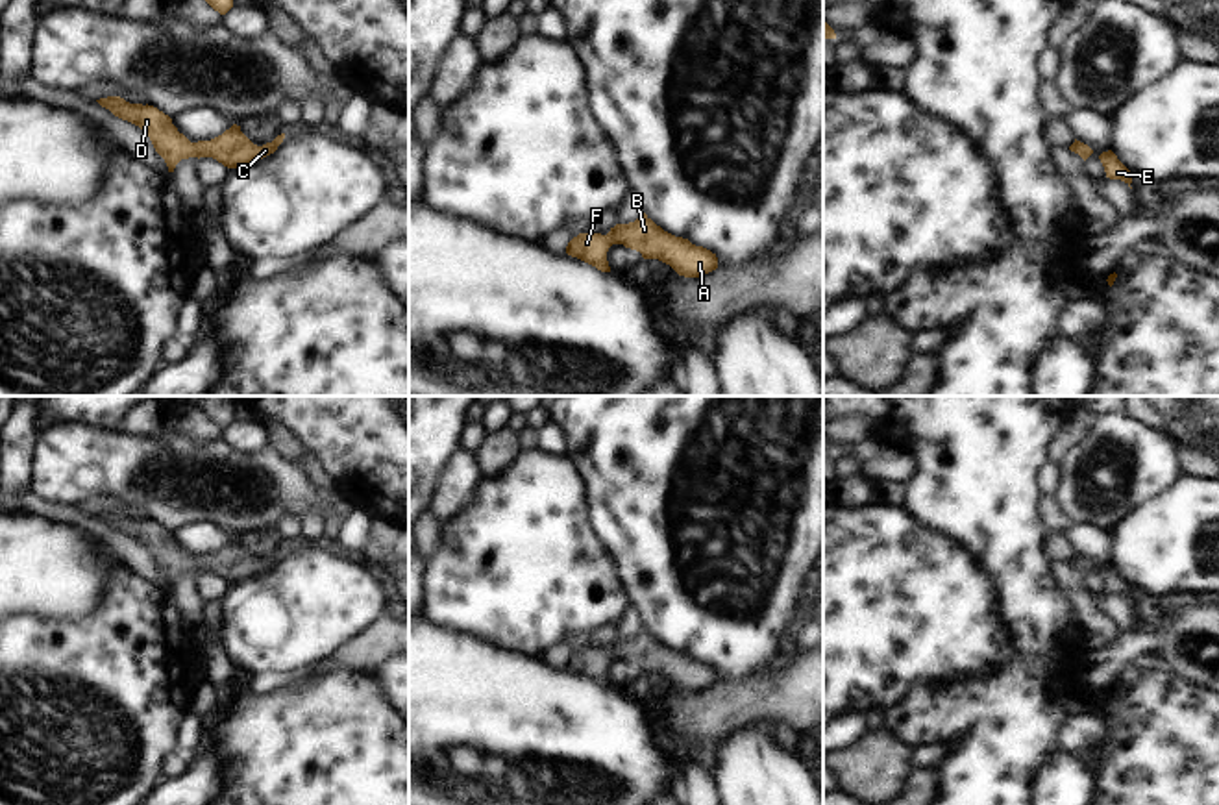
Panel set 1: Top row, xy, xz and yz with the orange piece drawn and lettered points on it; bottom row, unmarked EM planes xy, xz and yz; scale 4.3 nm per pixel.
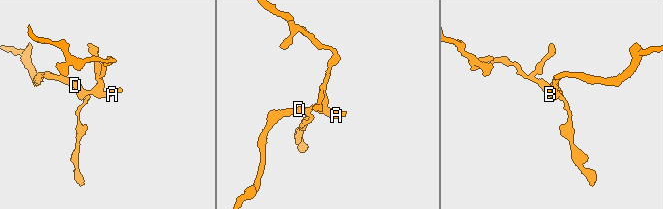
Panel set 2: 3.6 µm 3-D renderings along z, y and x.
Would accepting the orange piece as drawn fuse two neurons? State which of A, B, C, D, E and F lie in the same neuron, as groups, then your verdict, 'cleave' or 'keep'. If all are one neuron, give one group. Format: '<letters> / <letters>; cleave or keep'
A B C D E F; keep

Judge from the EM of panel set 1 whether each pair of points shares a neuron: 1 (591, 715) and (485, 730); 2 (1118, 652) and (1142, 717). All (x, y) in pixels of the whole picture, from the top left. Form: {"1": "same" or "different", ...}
{"1": "same", "2": "different"}

